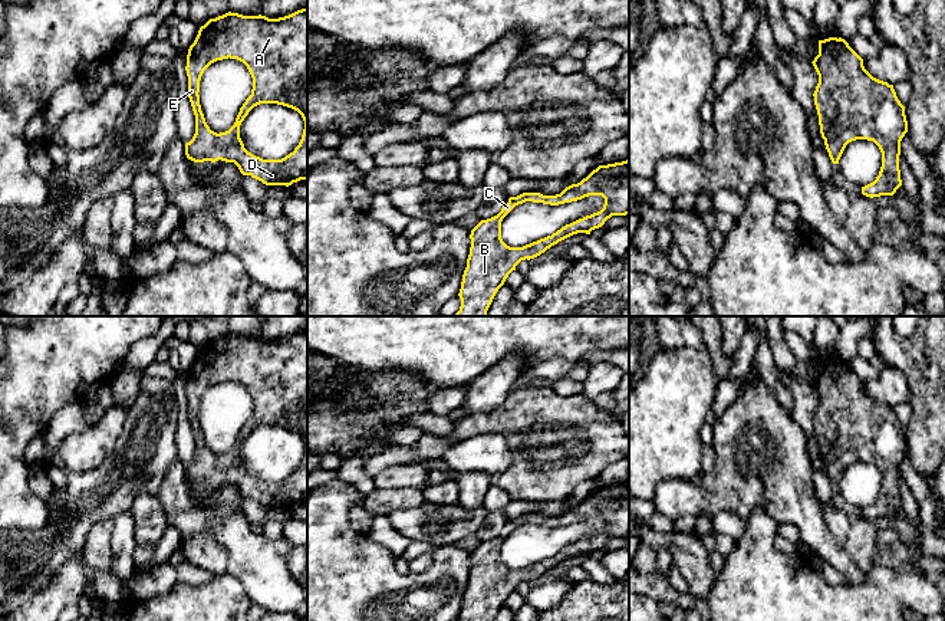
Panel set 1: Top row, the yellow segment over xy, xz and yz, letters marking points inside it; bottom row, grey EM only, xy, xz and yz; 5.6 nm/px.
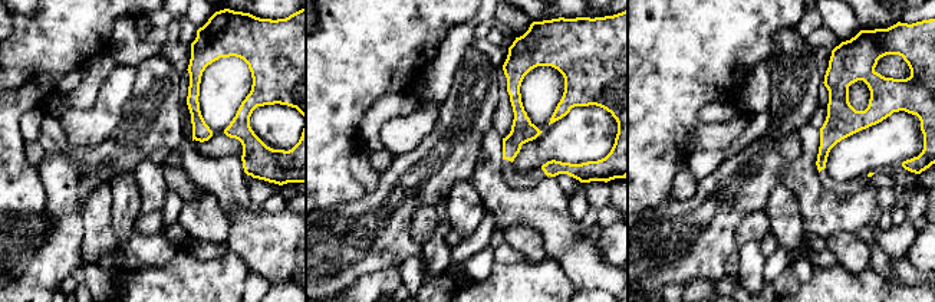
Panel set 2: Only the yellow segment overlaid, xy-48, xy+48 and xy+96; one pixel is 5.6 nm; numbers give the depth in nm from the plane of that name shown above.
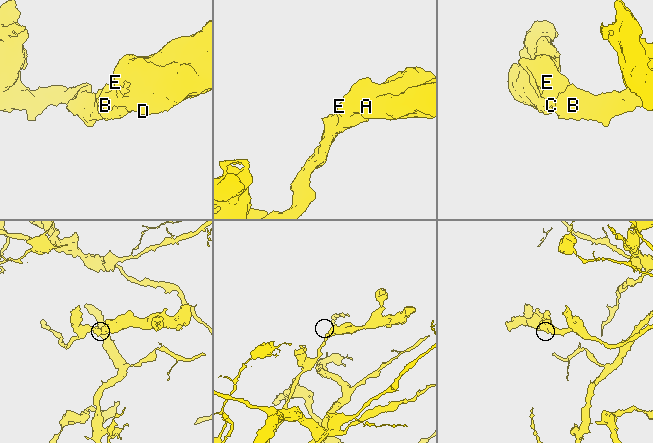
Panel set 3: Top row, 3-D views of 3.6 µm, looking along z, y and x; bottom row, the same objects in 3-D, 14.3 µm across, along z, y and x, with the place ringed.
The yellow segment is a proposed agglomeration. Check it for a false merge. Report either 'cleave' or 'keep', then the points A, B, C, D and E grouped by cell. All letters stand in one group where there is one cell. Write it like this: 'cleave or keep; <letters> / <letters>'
keep; A B C D E

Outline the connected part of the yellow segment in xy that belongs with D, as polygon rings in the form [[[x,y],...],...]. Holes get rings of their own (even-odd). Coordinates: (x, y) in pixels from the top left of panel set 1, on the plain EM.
[[[307,329],[279,341],[231,334],[210,341],[188,371],[185,392],[195,437],[195,456],[185,466],[188,482],[234,484],[243,497],[251,497],[266,507],[289,509],[307,502]],[[228,380],[247,388],[253,411],[234,447],[217,456],[210,451],[201,433],[200,402],[211,385]],[[260,426],[292,430],[304,443],[299,467],[281,482],[253,477],[240,460],[241,444]]]

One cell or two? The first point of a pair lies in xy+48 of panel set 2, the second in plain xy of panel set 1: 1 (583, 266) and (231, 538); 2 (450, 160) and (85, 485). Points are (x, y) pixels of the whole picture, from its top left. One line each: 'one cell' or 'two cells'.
1: one cell
2: one cell

